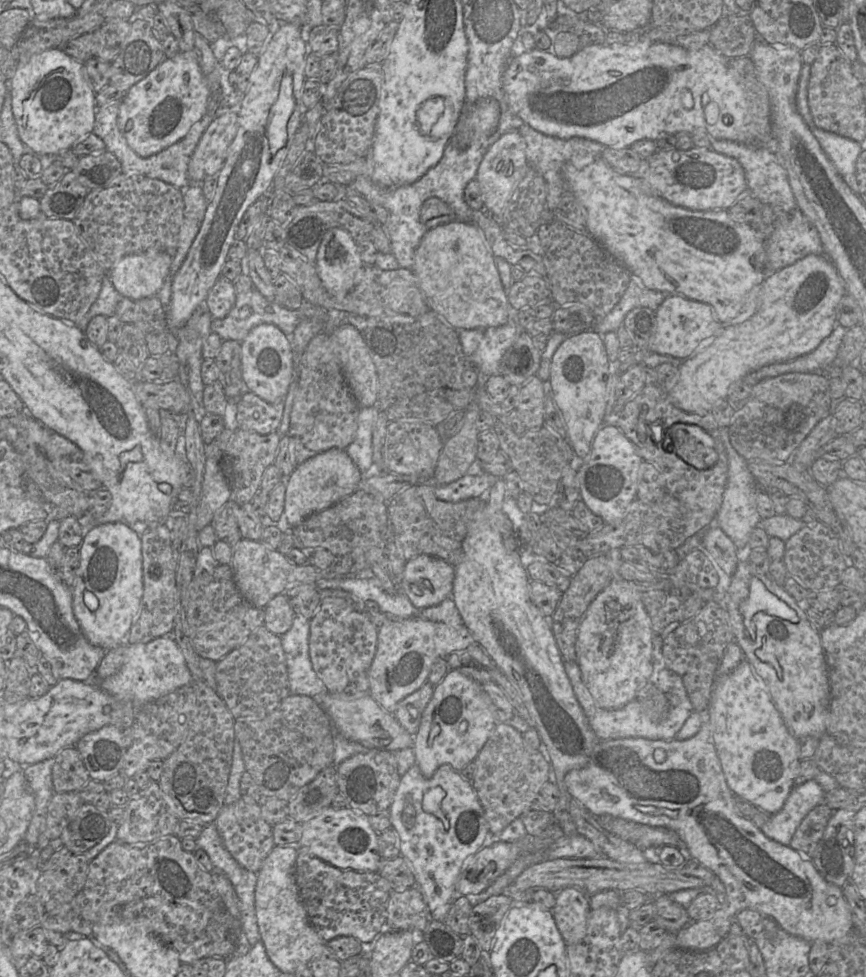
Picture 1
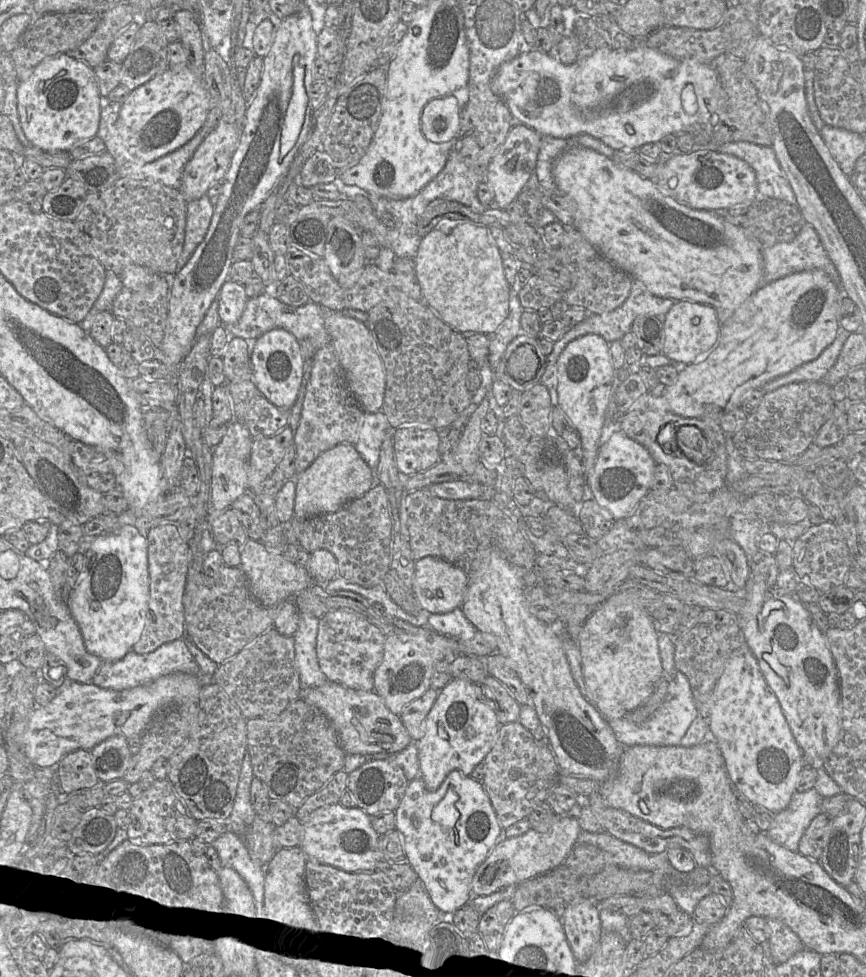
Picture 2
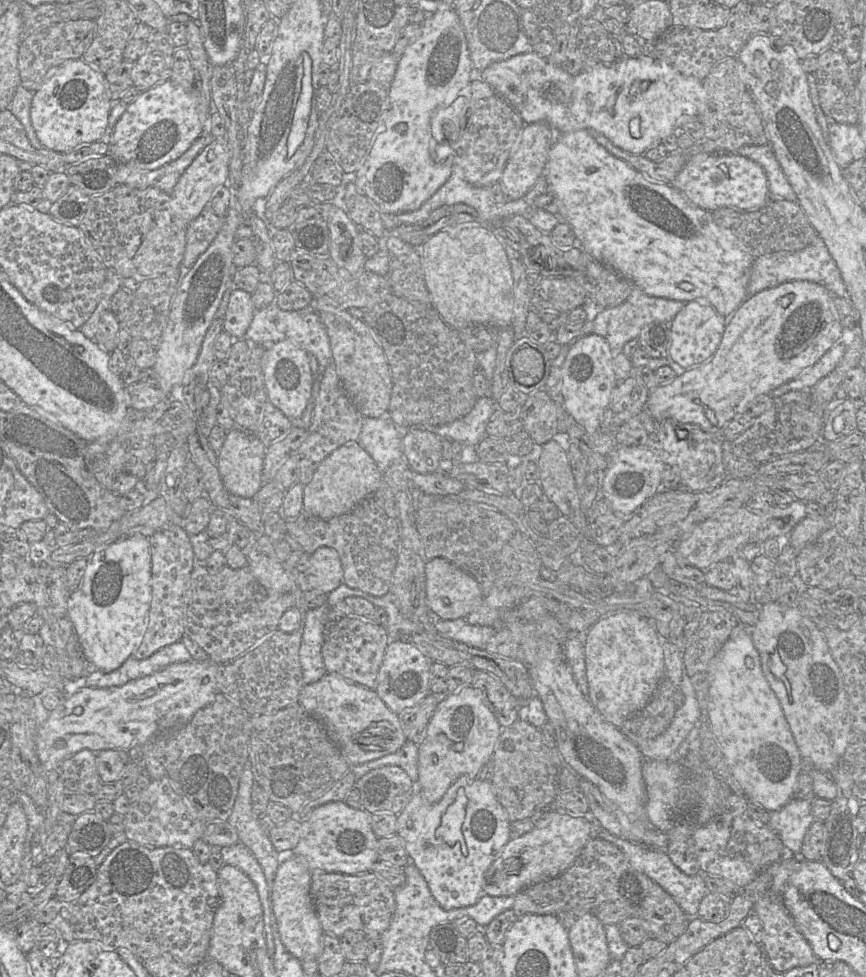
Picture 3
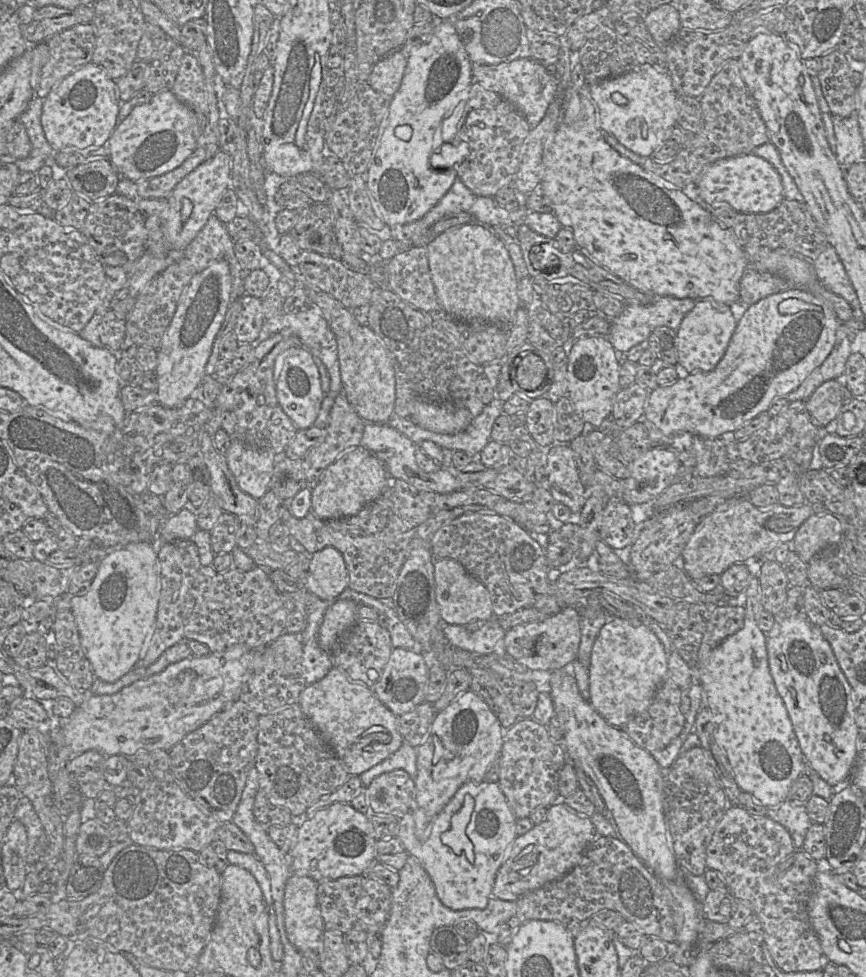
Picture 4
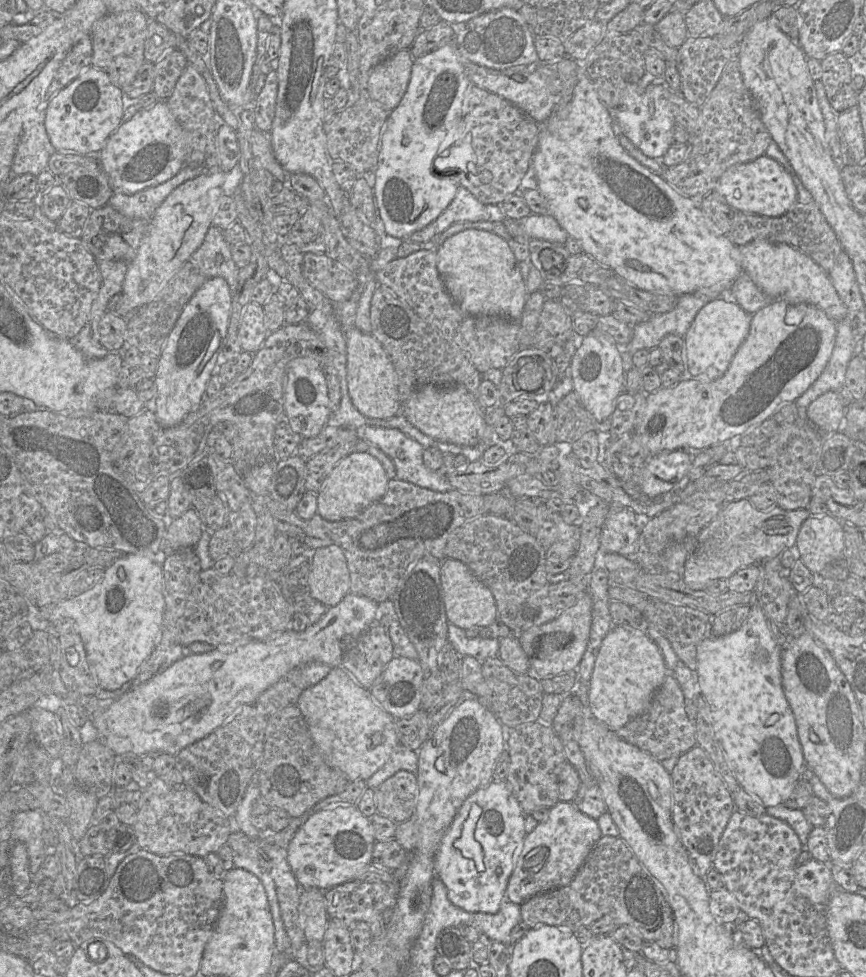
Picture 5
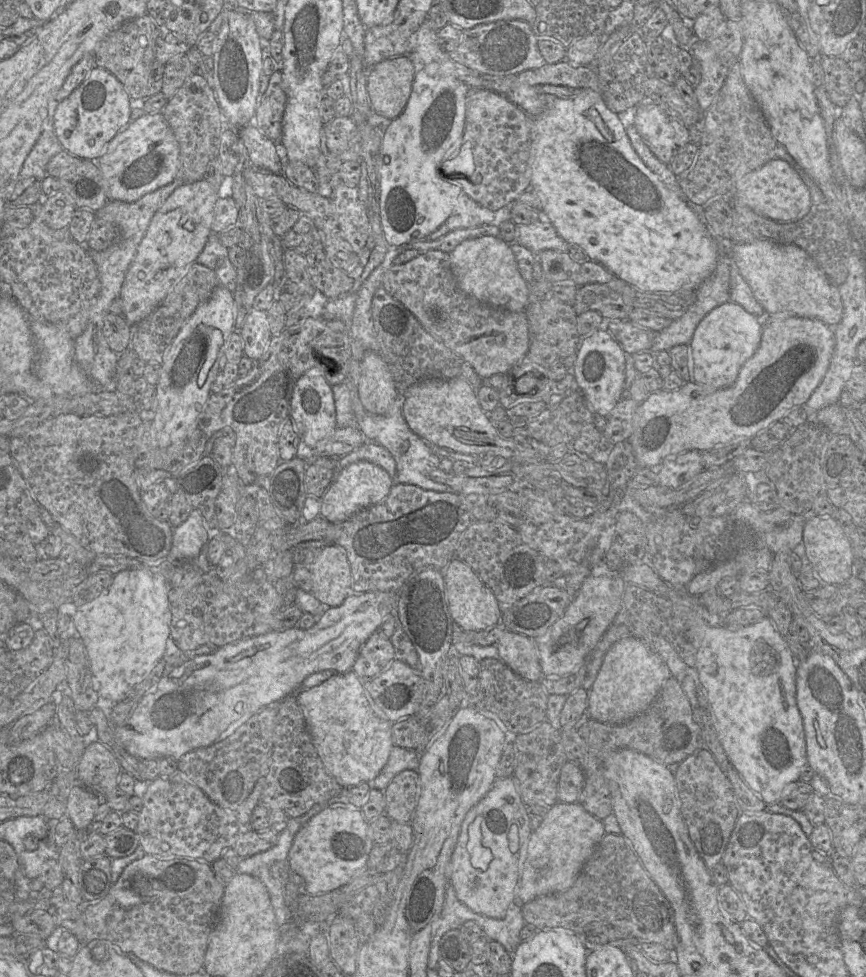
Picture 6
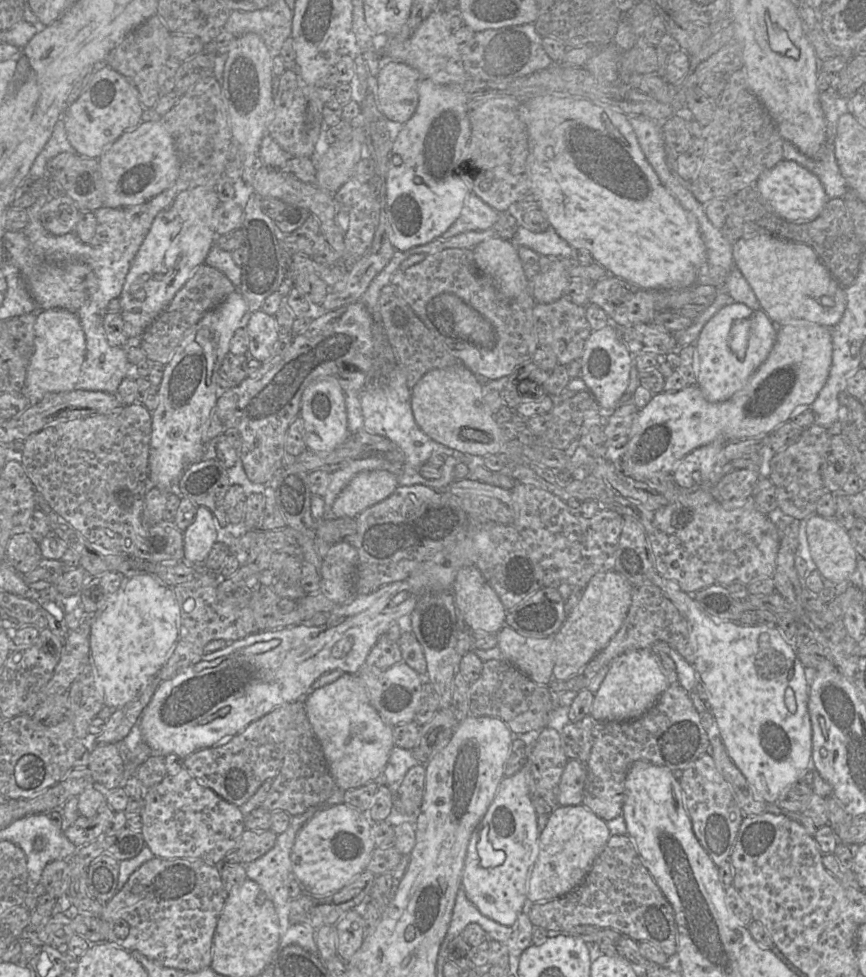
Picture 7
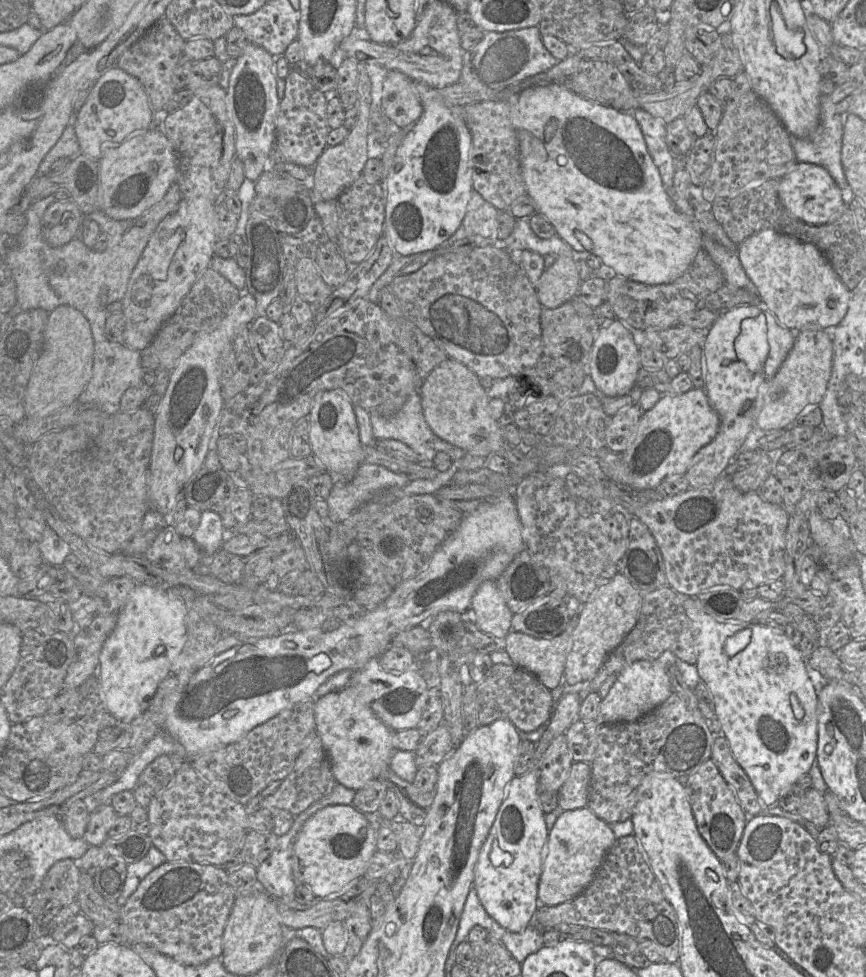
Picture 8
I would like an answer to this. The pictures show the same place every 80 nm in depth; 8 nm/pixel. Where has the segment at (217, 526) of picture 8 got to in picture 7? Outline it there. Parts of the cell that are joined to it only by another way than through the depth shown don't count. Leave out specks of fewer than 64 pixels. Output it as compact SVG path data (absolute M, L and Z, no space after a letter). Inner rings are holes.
M197 507L194 521L183 531L183 560L189 564L202 564L213 544L219 540L219 530L213 514L205 507Z

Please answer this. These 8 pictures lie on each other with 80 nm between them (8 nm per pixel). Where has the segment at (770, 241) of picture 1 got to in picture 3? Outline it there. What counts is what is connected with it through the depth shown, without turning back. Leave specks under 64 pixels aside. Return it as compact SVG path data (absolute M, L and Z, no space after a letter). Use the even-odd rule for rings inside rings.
M816 235L813 241L802 250L779 251L755 258L751 268L747 294L748 296L754 295L762 290L795 280L819 283L826 287L832 295L848 298L840 271L819 235Z

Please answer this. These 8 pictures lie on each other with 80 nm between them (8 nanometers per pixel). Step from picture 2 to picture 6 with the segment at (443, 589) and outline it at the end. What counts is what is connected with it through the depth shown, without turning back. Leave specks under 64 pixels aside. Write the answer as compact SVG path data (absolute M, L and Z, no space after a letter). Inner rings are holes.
M454 558L443 570L448 610L453 621L463 630L488 630L501 621L502 612L497 599L472 568L465 562Z

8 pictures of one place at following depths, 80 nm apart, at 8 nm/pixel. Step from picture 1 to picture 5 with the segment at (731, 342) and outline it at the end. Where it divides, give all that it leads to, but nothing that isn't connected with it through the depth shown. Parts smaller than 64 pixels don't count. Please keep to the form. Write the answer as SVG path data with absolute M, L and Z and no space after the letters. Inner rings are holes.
M771 300L751 315L749 333L721 377L715 380L683 377L672 387L660 387L647 394L642 415L633 431L648 457L675 450L698 452L719 444L733 444L749 429L772 418L780 405L795 403L815 382L832 355L836 333L837 323L818 307Z

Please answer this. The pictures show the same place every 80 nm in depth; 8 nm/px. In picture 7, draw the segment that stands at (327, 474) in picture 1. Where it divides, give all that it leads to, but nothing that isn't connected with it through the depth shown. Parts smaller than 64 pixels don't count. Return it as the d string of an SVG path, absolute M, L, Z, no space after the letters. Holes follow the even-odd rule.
M362 471L335 499L332 506L334 517L355 518L365 509L388 498L397 486L397 476L389 471Z

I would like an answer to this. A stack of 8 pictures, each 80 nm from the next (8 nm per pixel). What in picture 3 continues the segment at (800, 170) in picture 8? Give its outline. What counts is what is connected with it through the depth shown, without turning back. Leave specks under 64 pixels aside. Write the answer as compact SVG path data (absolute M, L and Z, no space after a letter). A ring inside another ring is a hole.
M738 153L697 154L689 159L671 185L692 203L711 212L722 207L757 210L770 200L763 168Z

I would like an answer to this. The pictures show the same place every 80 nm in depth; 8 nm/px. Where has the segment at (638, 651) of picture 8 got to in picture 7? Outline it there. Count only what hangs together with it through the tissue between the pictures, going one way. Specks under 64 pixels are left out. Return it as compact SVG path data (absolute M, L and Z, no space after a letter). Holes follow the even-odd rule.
M653 584L635 585L632 587L631 604L627 615L606 647L590 660L577 674L566 680L554 680L548 684L553 692L576 691L587 688L597 672L608 667L621 654L636 649L650 649L657 641L664 641L674 648L688 663L694 666L695 652L691 641L690 626L679 609Z

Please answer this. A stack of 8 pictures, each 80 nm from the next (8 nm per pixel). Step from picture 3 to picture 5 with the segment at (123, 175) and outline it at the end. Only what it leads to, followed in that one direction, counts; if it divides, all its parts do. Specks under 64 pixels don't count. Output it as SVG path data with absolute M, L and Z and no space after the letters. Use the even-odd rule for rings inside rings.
M186 164L175 176L159 185L135 194L114 192L108 204L128 217L151 220L160 204L176 187L207 170L204 165Z

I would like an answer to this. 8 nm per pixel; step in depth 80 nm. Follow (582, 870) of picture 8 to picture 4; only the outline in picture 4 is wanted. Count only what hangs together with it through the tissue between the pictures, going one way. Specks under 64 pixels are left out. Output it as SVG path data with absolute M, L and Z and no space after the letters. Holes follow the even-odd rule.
M561 800L557 801L548 808L546 821L534 825L531 830L524 835L517 836L512 842L506 858L496 874L492 896L505 901L516 902L524 894L560 879L579 863L585 849L596 837L590 817L579 815Z

